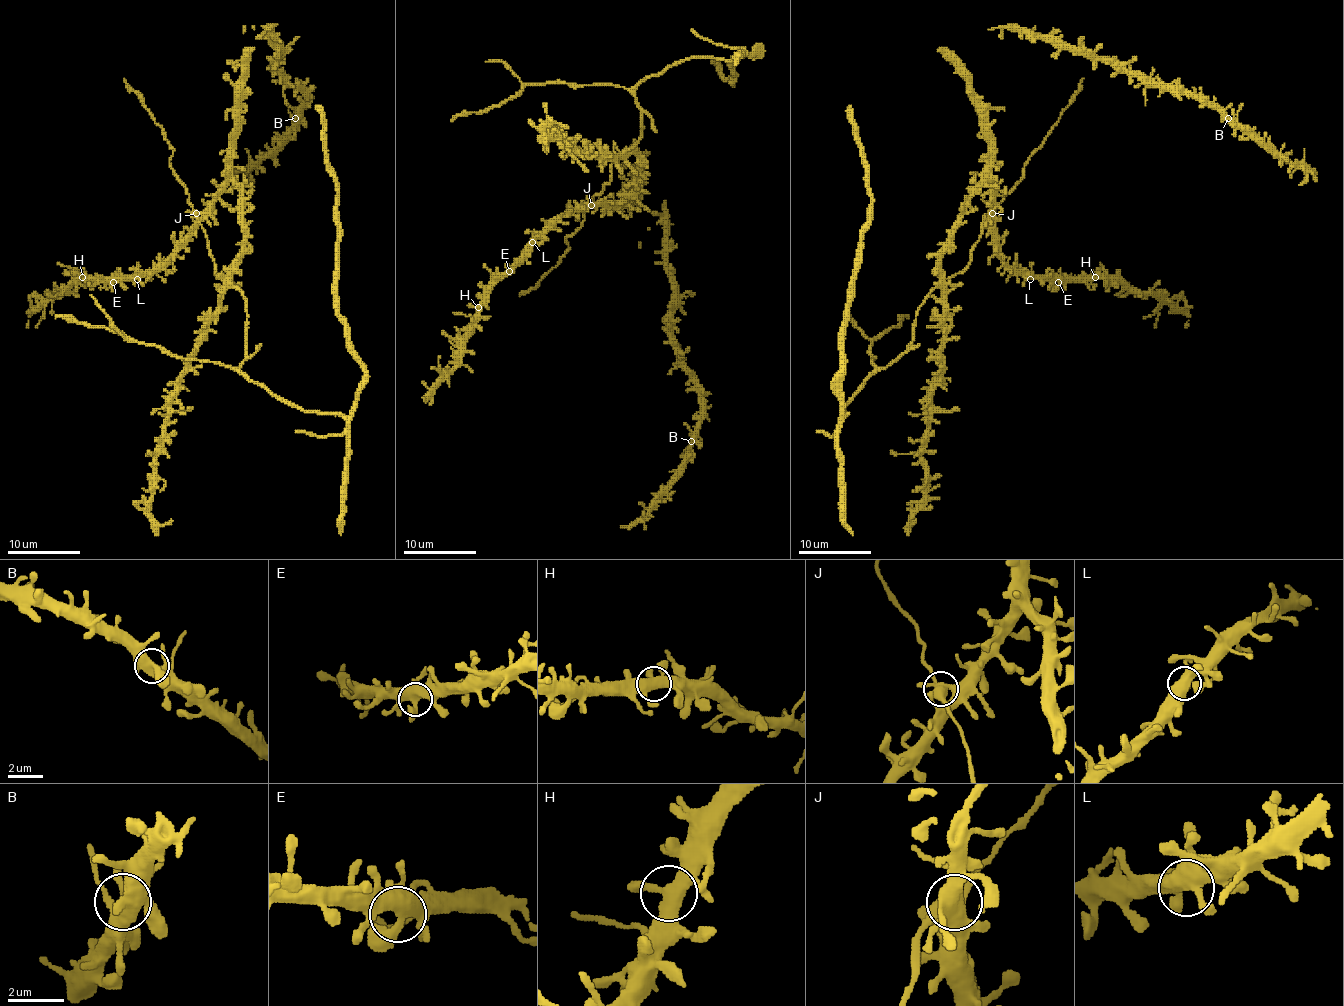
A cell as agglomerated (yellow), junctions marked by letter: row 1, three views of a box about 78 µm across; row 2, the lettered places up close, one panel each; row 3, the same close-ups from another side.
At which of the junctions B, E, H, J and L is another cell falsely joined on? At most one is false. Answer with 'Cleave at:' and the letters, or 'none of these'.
Cleave at: none of these

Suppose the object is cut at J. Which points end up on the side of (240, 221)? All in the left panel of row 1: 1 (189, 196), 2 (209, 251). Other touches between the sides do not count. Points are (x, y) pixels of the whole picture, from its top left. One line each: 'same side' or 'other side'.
1: other side
2: other side

